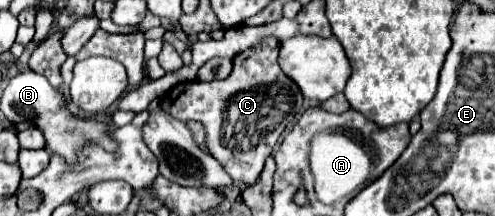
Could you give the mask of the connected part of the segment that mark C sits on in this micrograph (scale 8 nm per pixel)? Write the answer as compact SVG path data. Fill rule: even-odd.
M267 37L267 39L251 45L247 51L239 53L233 59L233 71L227 79L211 81L211 83L195 81L195 79L185 81L185 83L175 85L161 99L161 109L167 111L171 117L175 117L179 121L195 120L205 123L211 155L223 165L223 169L231 175L233 181L241 181L245 185L253 185L259 179L265 159L273 151L279 135L283 133L287 123L293 119L295 111L299 111L303 105L301 89L297 87L297 83L293 79L289 79L281 71L279 63L277 63L277 55L279 55L279 39Z

